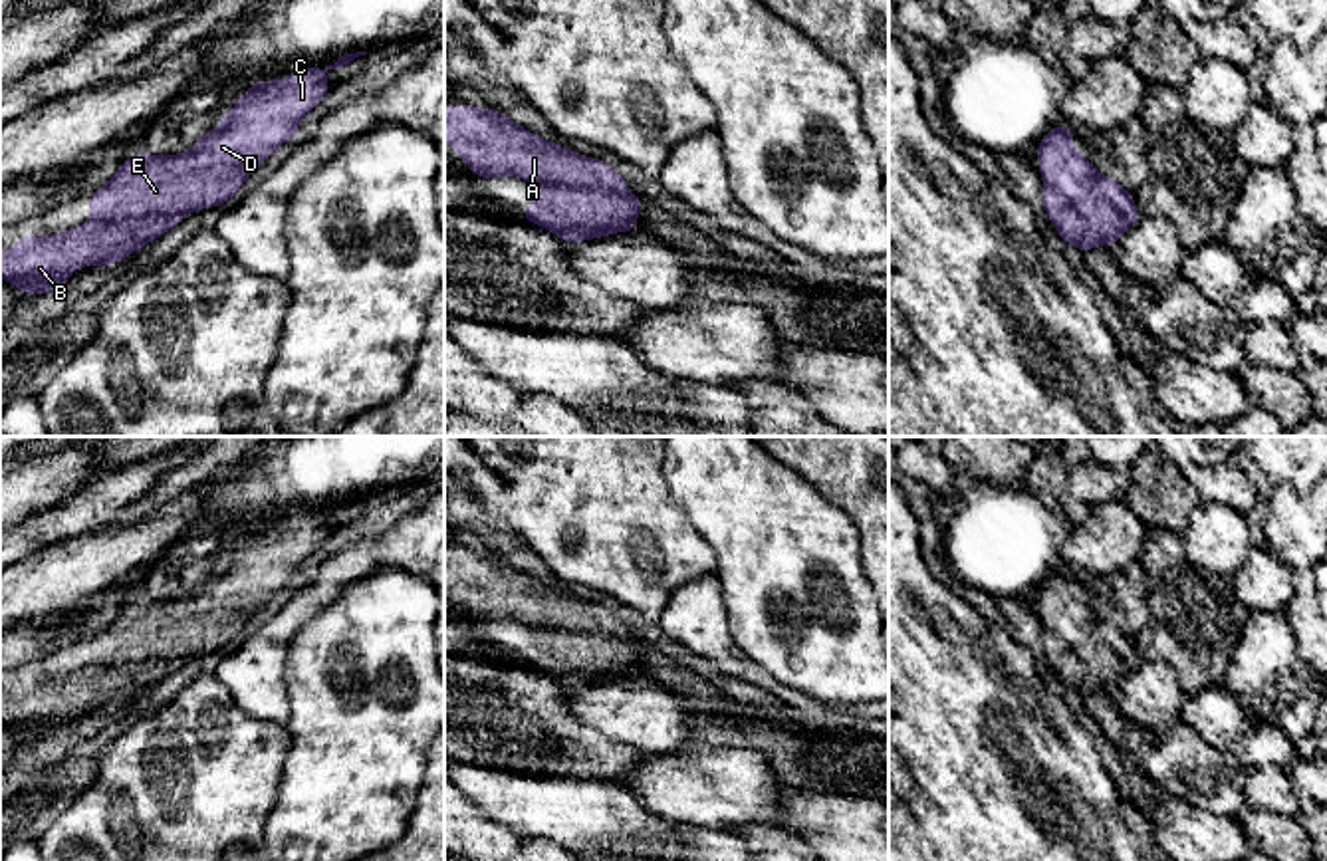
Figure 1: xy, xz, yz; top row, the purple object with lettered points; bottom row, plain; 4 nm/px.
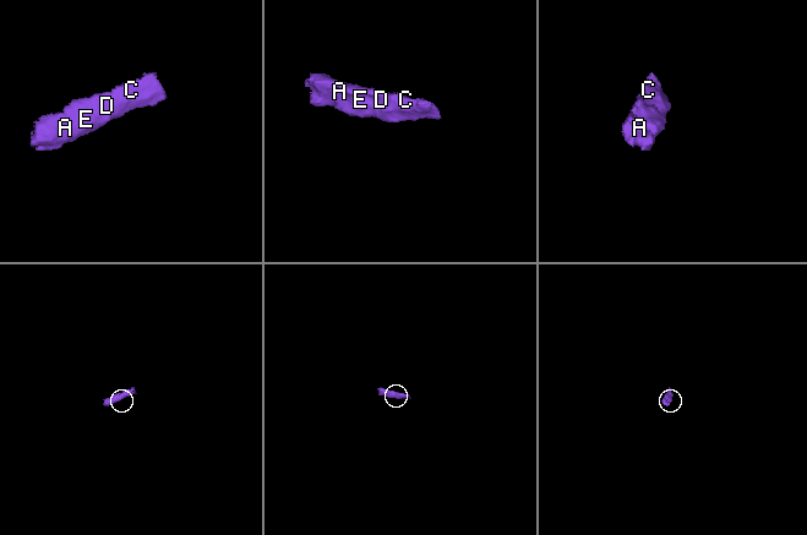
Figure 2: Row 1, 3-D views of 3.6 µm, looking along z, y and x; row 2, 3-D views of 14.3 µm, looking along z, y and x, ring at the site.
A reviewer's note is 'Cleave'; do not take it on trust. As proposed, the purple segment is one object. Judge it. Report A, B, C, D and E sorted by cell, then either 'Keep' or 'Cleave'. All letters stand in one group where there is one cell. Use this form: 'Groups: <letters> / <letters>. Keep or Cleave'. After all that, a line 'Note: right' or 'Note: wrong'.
Groups: A B C D E. Keep
Note: wrong

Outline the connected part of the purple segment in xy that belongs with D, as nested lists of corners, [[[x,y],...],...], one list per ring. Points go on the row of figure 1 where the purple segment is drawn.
[[[343,54],[325,69],[311,65],[284,79],[252,81],[250,93],[236,95],[234,109],[190,151],[179,155],[151,155],[147,151],[131,155],[121,163],[113,179],[83,202],[83,206],[93,210],[95,220],[46,238],[30,230],[26,238],[10,246],[8,254],[0,252],[0,278],[6,278],[24,294],[63,290],[73,270],[117,266],[141,246],[181,224],[184,214],[224,206],[250,173],[270,159],[278,145],[296,139],[302,117],[317,107],[333,85],[325,79],[325,73],[365,54]]]

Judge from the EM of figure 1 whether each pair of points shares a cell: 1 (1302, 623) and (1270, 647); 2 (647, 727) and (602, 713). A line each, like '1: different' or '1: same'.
1: different
2: same

